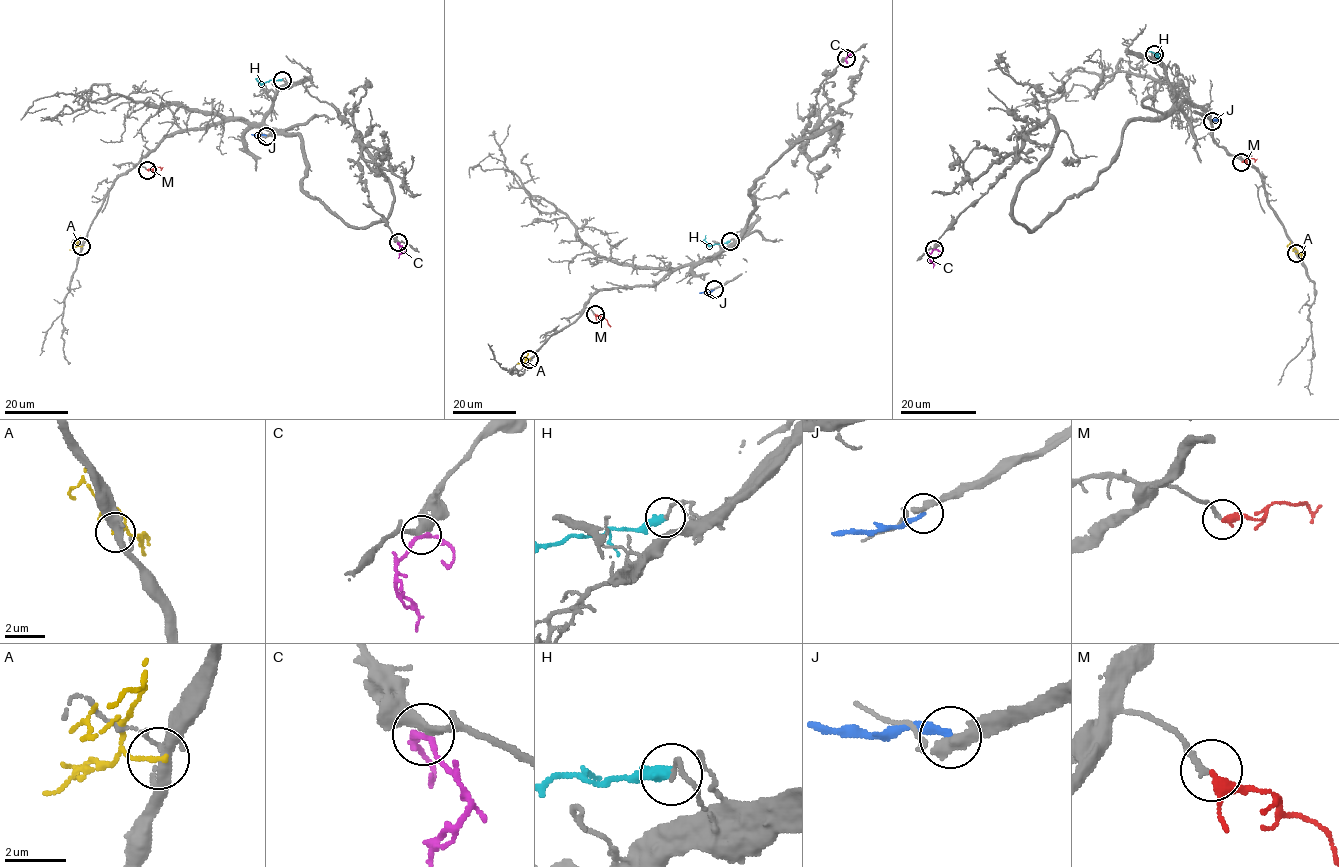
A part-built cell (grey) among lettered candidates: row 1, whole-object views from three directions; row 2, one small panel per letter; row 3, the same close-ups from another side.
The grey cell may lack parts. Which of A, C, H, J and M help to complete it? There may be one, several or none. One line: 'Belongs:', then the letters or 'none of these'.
Belongs: M

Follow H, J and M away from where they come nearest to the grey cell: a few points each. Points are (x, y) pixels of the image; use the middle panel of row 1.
H: (730, 241), (709, 245), (704, 240), (705, 235)
J: (714, 290), (699, 293)
M: (595, 313), (610, 326)

